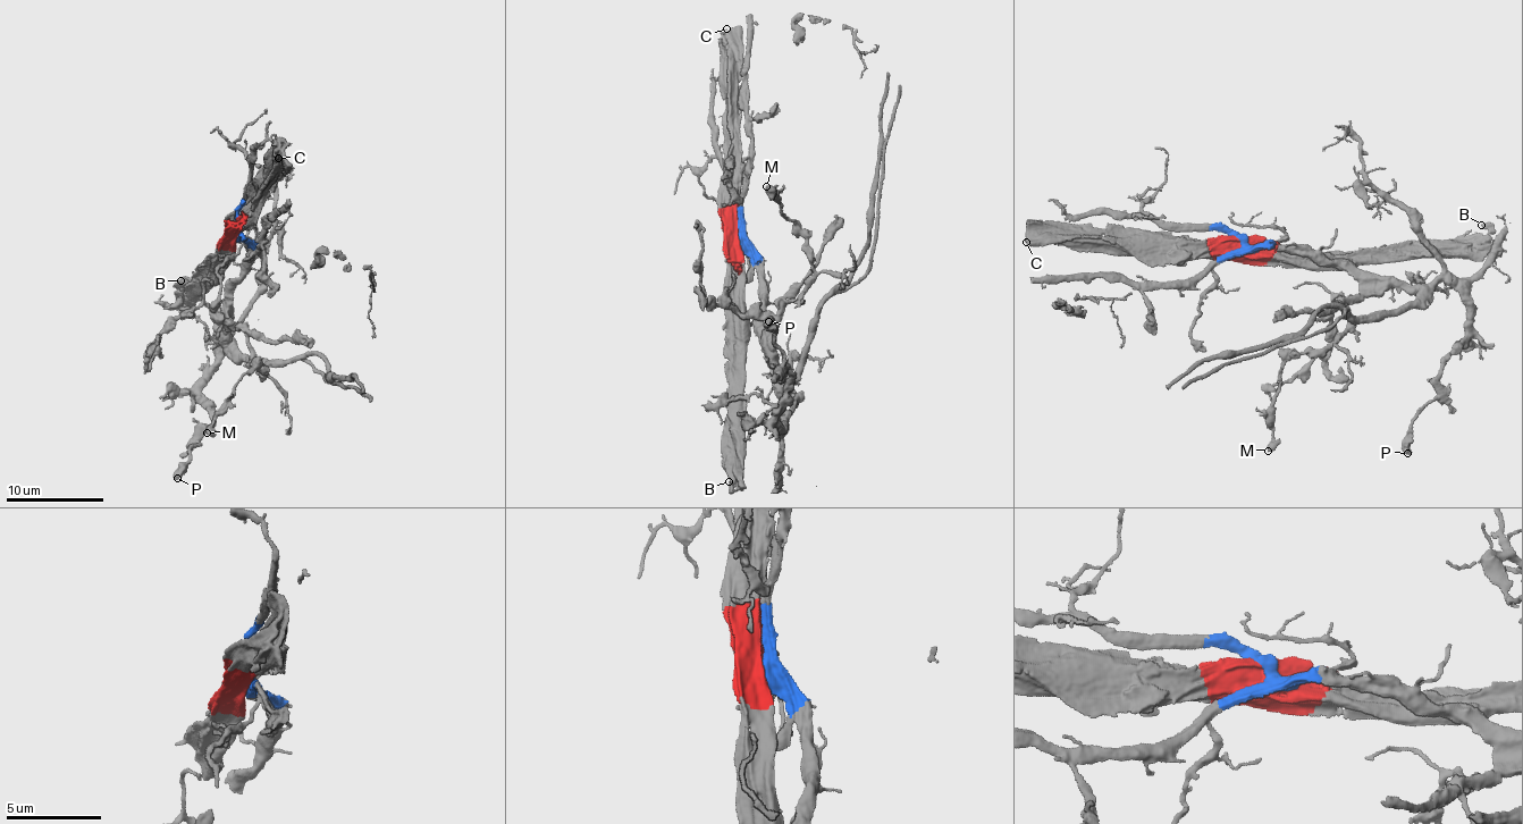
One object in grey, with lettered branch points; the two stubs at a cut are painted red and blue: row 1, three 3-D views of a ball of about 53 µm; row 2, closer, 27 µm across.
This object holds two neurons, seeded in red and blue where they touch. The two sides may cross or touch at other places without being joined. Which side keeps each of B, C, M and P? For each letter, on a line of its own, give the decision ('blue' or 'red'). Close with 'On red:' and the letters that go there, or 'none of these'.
B: red
C: red
M: blue
P: blue
On red: B, C

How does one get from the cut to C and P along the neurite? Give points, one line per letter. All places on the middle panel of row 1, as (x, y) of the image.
C: (737, 240), (729, 43), (723, 33), (726, 30)
P: (737, 240), (759, 271), (762, 336), (785, 421), (779, 425), (791, 372), (768, 320)

